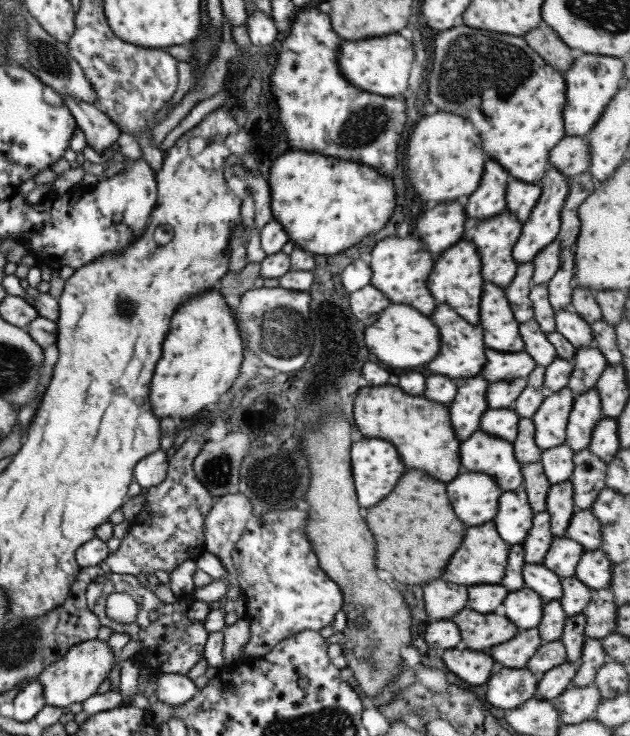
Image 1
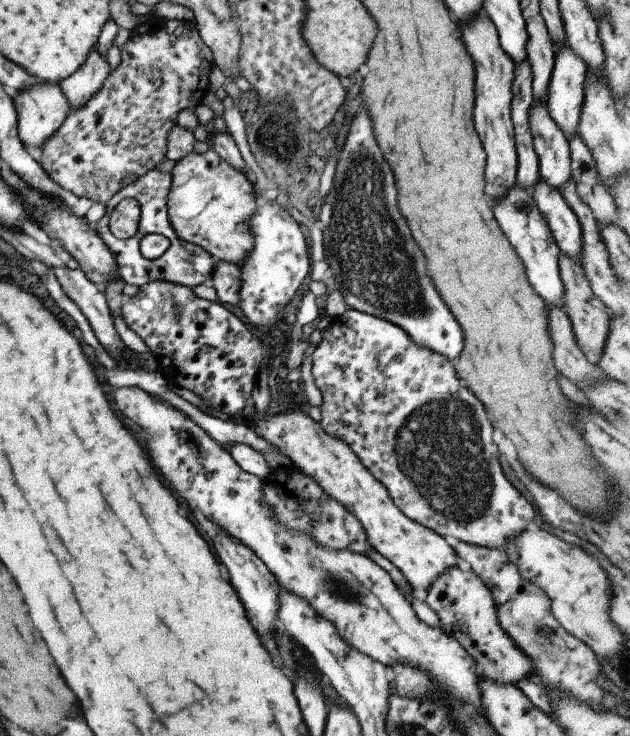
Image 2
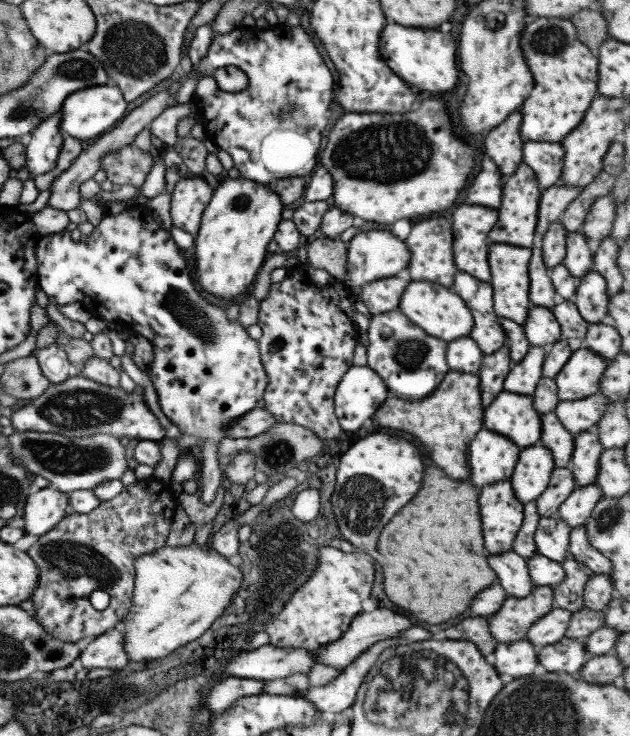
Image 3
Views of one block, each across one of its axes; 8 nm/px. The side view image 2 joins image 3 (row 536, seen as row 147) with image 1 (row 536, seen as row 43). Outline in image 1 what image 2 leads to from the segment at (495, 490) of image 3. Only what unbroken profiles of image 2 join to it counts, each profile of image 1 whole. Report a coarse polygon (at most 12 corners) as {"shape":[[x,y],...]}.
{"shape":[[493,522],[467,528],[443,580],[499,584],[509,546]]}

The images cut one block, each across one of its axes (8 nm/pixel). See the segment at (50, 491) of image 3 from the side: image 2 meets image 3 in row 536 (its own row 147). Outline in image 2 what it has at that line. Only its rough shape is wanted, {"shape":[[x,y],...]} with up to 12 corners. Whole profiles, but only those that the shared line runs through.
{"shape":[[58,84],[11,94],[19,141],[44,148],[70,108]]}

